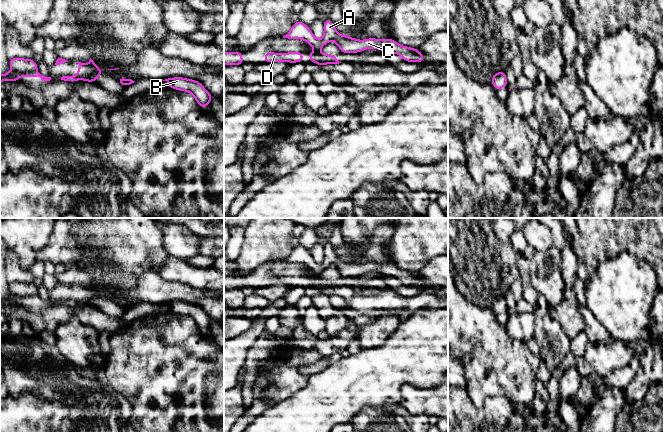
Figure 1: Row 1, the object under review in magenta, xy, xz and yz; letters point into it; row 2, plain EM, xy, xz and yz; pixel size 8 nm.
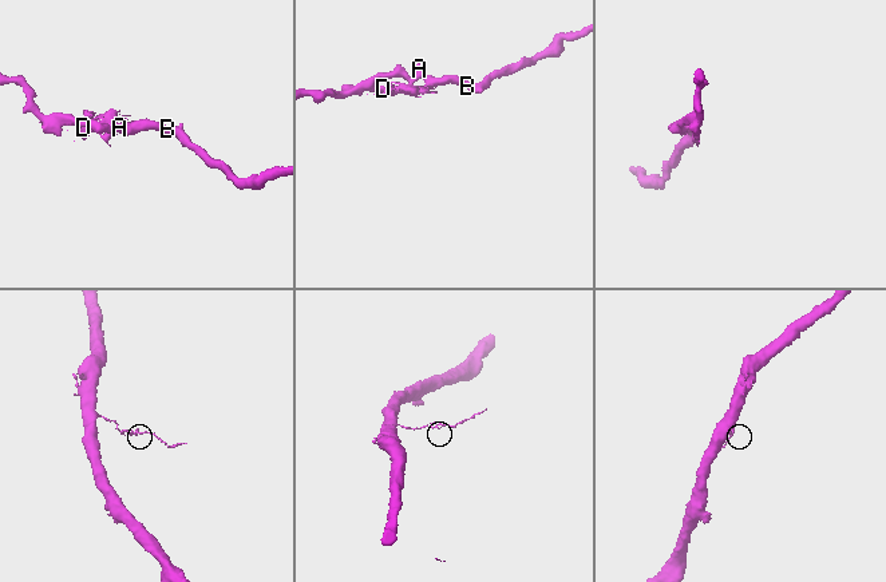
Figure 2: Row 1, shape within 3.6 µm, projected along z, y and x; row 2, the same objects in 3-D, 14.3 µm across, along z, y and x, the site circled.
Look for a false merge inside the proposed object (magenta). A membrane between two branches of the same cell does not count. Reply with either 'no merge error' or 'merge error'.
merge error

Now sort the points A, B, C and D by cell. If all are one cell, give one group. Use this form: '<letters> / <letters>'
A B C / D

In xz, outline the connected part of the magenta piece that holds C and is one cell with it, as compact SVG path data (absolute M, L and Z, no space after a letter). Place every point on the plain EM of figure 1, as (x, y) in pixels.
M328 242L323 246L324 258L321 264L315 262L310 252L302 245L295 246L290 255L284 259L288 263L302 263L309 267L313 272L319 275L325 268L335 265L341 277L357 277L363 274L376 272L387 277L395 277L400 279L406 286L421 287L425 281L416 272L399 269L394 263L375 263L368 262L365 264L353 263L348 259L340 259L334 248Z

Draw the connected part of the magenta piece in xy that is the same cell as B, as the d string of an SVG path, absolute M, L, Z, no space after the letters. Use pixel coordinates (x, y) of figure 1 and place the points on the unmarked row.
M173 301L163 305L168 307L169 312L191 317L202 333L211 327L211 318L203 311L200 306L196 304L185 303L183 301Z

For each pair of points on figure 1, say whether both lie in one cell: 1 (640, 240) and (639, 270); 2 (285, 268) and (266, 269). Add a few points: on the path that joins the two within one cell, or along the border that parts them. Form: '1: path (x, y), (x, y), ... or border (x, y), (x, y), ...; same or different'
1: border (616, 255), (629, 253), (646, 260), (652, 266); different
2: path (280, 269), (271, 269); same

